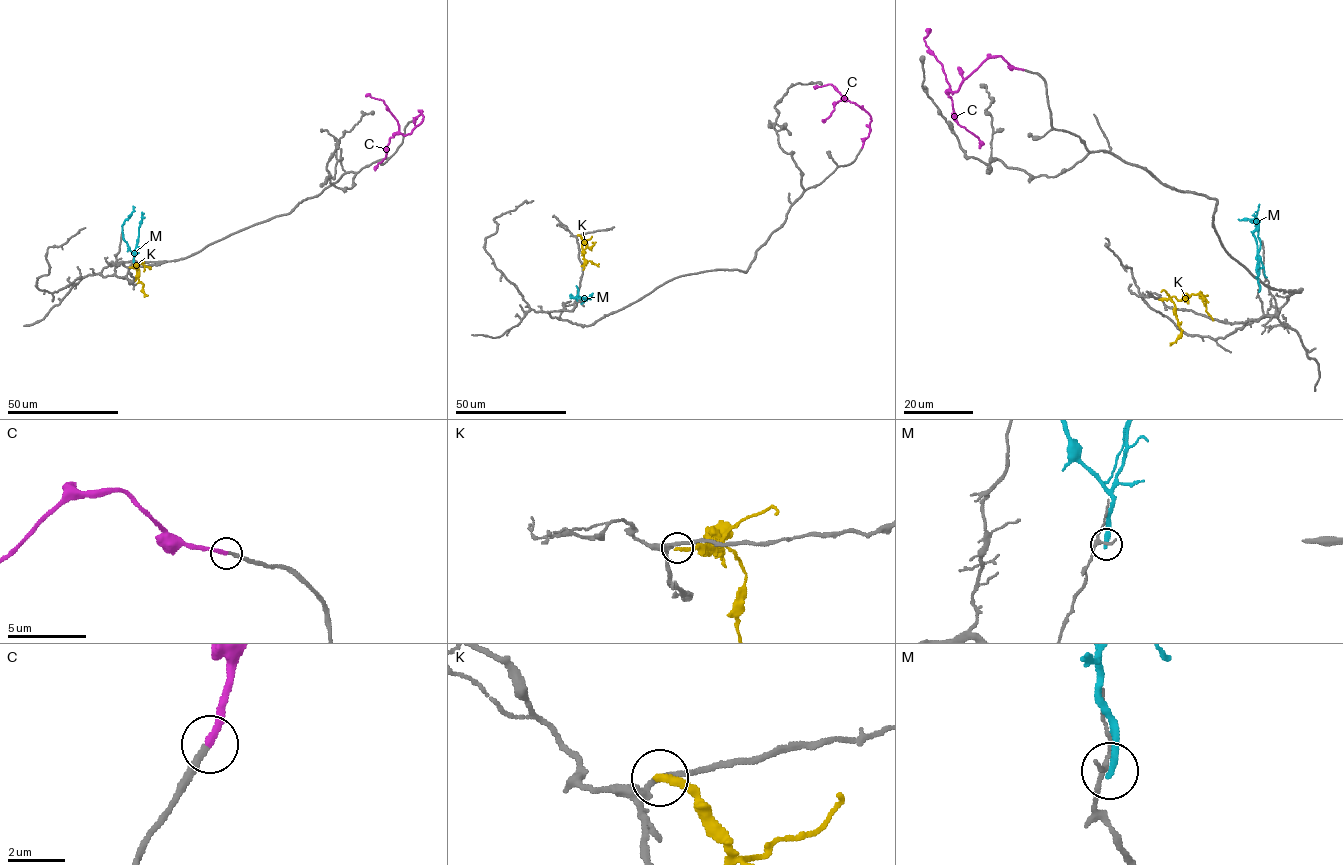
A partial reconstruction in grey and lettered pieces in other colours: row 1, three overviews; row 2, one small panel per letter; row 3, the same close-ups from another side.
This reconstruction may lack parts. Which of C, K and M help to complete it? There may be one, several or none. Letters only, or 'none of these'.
C

